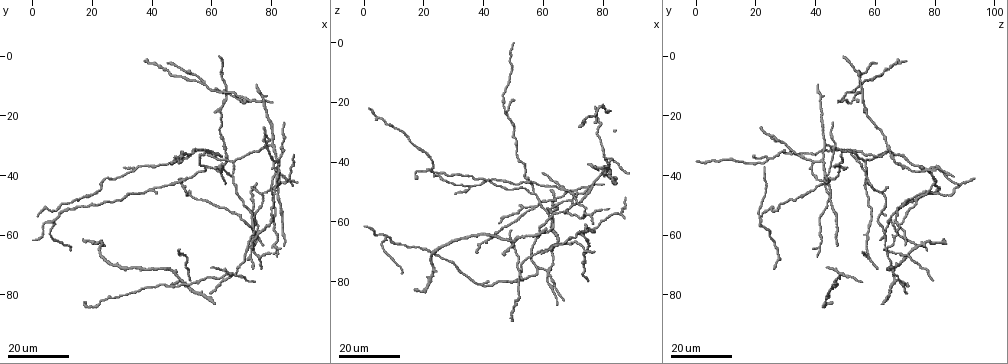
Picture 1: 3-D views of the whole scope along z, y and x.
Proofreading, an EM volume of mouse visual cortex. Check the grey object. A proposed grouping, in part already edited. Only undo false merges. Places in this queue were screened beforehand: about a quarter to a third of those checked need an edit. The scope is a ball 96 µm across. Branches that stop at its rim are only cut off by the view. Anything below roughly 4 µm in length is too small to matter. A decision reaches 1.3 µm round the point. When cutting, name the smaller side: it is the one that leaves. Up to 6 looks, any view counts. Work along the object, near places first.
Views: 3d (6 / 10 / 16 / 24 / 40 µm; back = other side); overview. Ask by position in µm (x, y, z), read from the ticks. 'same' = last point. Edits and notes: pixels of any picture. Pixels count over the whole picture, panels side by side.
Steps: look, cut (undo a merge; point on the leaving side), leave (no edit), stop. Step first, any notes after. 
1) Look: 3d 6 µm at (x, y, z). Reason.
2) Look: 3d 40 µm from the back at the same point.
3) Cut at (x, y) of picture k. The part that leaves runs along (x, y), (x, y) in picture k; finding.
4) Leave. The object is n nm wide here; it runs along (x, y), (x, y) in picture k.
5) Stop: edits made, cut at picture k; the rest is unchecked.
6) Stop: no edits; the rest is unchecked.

Look: 3d 16 µm at (82, 40, 44). Three arms meet.

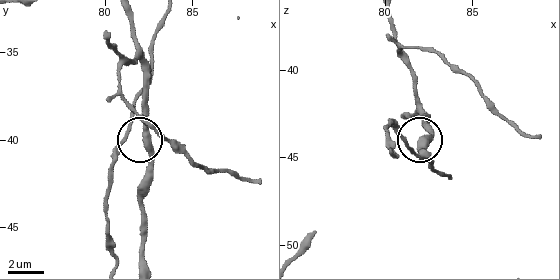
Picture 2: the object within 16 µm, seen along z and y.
Look: 3d 10 µm at (81.3, 39.7, 44.3). Closer look.

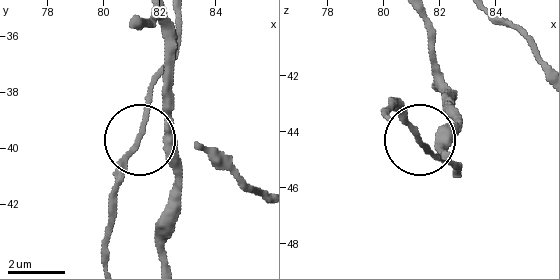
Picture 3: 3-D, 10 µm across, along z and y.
Leave. The side arm is 20 µm long; it runs along (437, 93), (444, 109), (423, 140), (430, 155) in picture 3; continuous, no second neuron.

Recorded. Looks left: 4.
Look: 3d 16 µm at (77, 46, 63). Three-way junction.

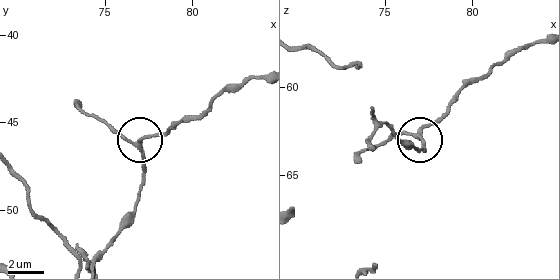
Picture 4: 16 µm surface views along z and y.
Look: 3d 10 µm at (76.7, 46.3, 62.8).

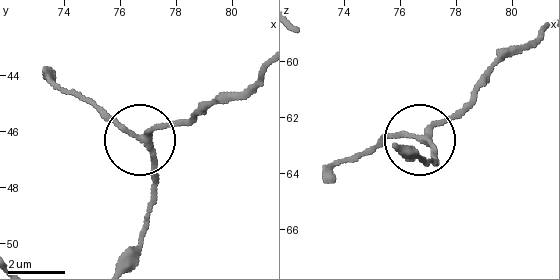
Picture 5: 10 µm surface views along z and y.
Leave. The object is 180 nm wide here; one neuron here.

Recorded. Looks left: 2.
Look: 3d 16 µm at (50, 75, 67). Small branch off a trunk.

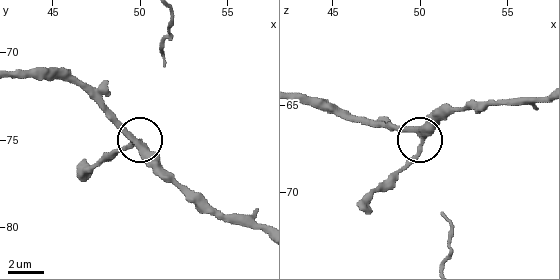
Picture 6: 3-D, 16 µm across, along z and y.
Look: 3d 6 µm at (50.2, 75.2, 66.9).

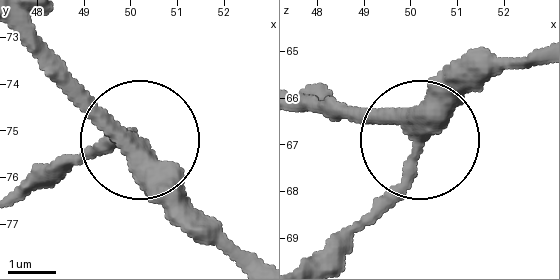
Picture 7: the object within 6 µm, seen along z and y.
Leave. One neuron here.

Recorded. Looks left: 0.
Stop: no edits; the rest is unchecked.

